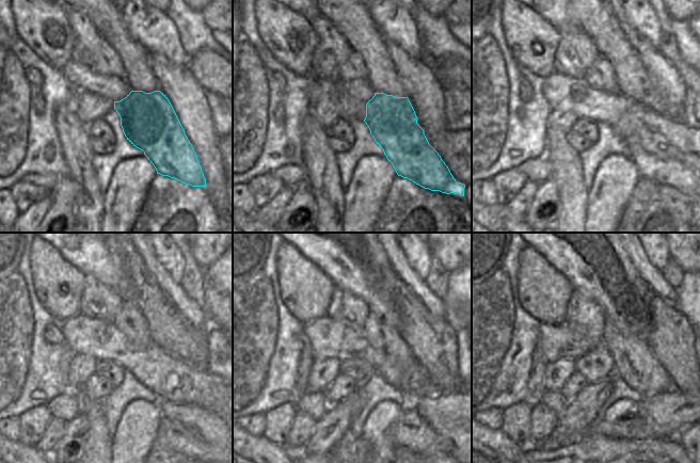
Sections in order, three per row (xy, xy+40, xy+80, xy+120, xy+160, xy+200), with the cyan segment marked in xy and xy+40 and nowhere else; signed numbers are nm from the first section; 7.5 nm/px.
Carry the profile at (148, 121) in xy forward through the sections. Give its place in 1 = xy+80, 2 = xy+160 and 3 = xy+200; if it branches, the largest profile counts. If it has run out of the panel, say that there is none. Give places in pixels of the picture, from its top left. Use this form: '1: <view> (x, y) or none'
1: xy+80 (649, 157)
2: xy+160 (449, 432)
3: xy+200 (688, 437)

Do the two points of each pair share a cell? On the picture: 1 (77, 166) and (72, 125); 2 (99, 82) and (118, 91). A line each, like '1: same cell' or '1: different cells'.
1: same cell
2: same cell

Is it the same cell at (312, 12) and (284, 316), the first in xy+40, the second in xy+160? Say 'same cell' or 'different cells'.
different cells

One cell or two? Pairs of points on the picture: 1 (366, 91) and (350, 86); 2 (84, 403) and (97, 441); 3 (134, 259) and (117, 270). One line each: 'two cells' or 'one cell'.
1: one cell
2: one cell
3: two cells

